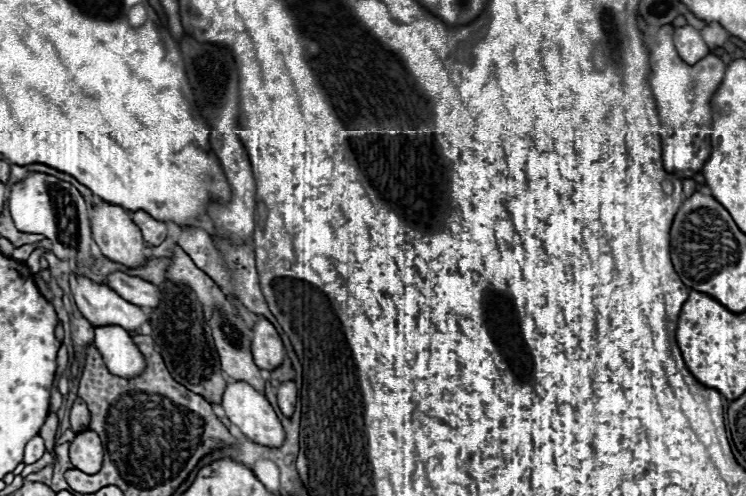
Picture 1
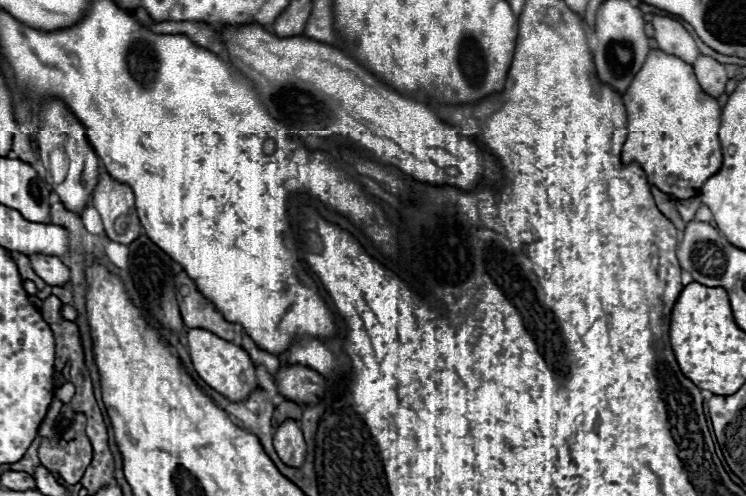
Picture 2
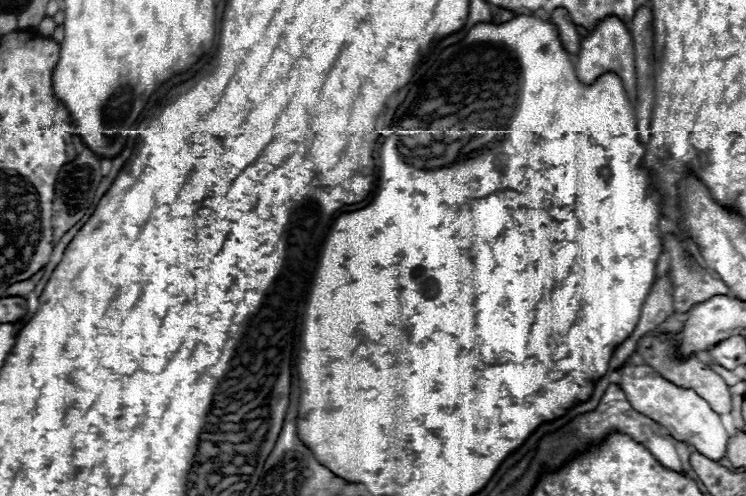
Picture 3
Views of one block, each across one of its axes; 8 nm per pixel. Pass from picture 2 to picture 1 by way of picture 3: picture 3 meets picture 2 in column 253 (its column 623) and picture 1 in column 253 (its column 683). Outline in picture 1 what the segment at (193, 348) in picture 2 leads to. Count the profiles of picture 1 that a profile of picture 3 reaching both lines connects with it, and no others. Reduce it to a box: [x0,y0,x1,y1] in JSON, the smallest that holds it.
[222,382,284,446]

